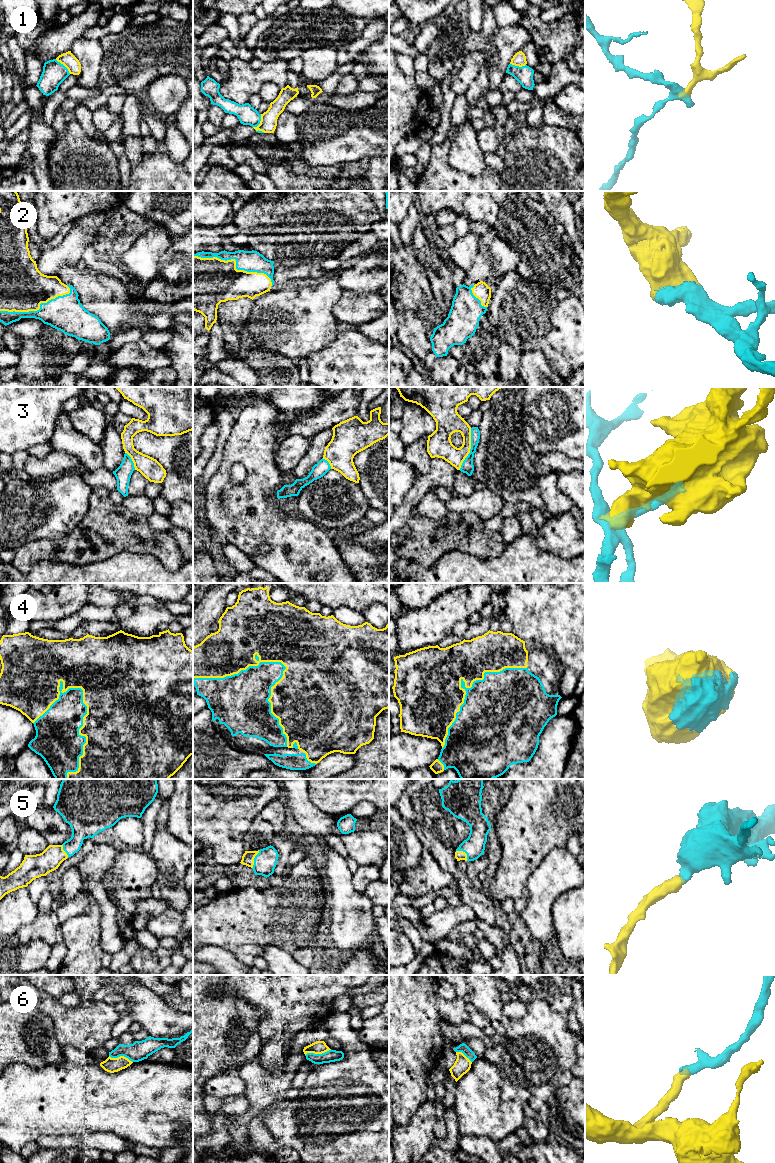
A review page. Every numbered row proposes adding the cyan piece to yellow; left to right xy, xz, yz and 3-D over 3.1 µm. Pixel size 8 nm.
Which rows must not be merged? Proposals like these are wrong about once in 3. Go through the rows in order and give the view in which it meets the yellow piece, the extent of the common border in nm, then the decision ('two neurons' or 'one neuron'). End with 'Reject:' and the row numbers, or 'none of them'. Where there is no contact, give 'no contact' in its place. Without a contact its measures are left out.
1: xy | 170 nm | two neurons
2: xz | 700 nm | one neuron
3: yz | 340 nm | two neurons
4: xz | 950 nm | one neuron
5: xz | 160 nm | one neuron
6: xz | 220 nm | one neuron
Reject: 1, 3

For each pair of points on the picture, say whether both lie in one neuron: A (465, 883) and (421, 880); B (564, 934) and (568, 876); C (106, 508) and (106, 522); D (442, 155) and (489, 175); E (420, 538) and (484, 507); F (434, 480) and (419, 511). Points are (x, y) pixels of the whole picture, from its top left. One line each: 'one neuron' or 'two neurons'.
A: two neurons
B: two neurons
C: one neuron
D: one neuron
E: two neurons
F: two neurons

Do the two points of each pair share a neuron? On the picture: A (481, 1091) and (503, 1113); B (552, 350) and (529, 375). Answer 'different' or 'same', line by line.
A: same
B: different

